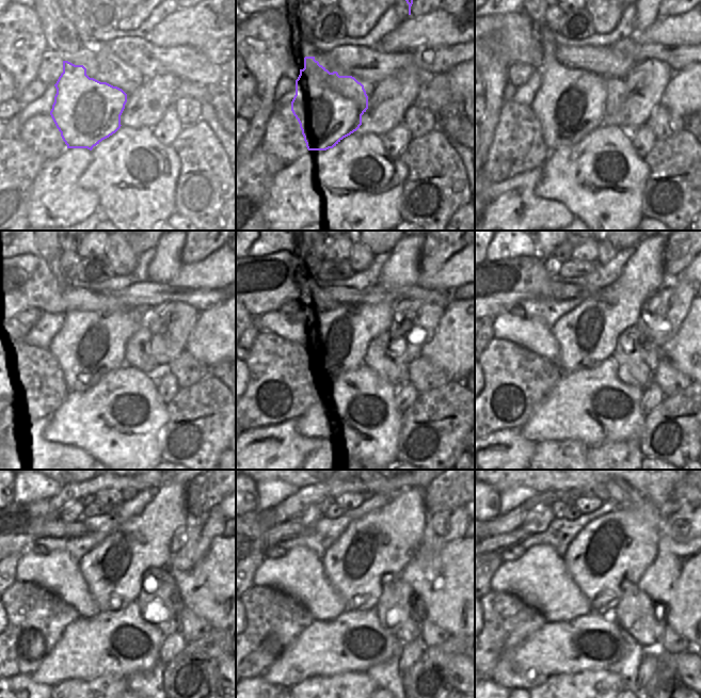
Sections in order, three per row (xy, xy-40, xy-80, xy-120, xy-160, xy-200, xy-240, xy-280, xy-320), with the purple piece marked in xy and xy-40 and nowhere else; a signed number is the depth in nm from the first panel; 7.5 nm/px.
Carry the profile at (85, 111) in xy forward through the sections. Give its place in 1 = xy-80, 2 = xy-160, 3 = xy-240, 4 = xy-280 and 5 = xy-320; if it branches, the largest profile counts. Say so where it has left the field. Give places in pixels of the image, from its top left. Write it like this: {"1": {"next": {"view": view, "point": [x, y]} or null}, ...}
{"1": {"next": {"view": "xy-80", "point": [570, 104]}}, "2": {"next": {"view": "xy-160", "point": [336, 342]}}, "3": {"next": {"view": "xy-240", "point": [113, 570]}}, "4": {"next": {"view": "xy-280", "point": [385, 541]}}, "5": {"next": {"view": "xy-320", "point": [620, 545]}}}

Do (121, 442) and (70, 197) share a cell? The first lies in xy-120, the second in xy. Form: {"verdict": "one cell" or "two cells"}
{"verdict": "two cells"}

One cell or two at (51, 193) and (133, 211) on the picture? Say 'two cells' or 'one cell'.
two cells

